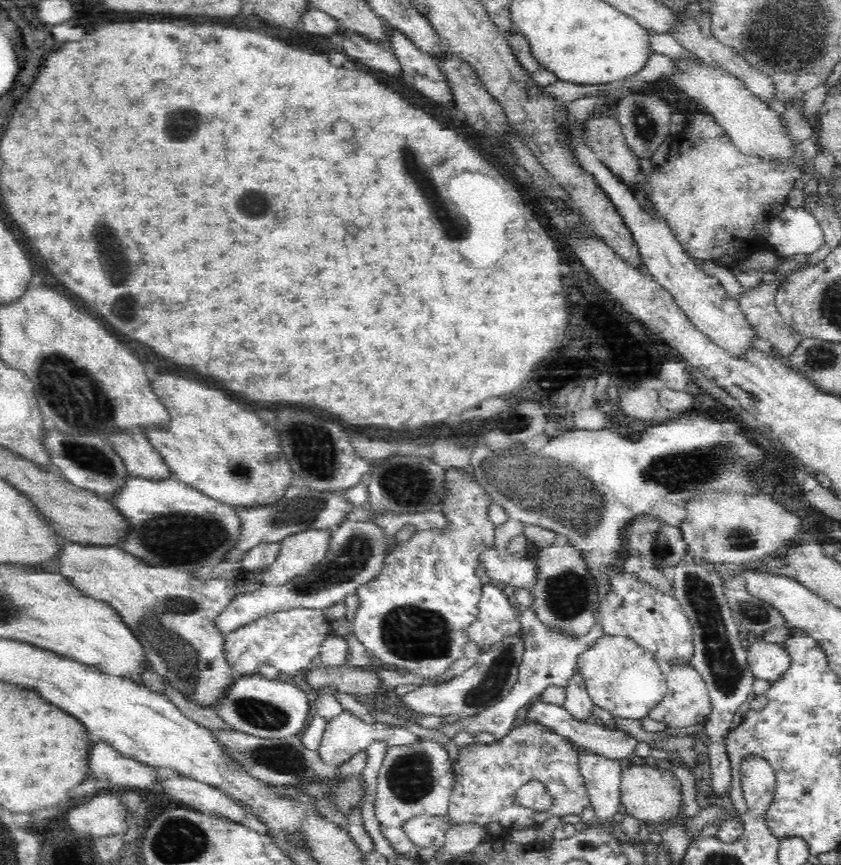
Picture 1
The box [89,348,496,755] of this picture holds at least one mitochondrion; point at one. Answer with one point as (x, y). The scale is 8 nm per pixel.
(179, 538)

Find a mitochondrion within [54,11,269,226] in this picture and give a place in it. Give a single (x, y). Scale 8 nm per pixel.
(181, 123)

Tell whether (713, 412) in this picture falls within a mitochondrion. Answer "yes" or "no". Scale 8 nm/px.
no

